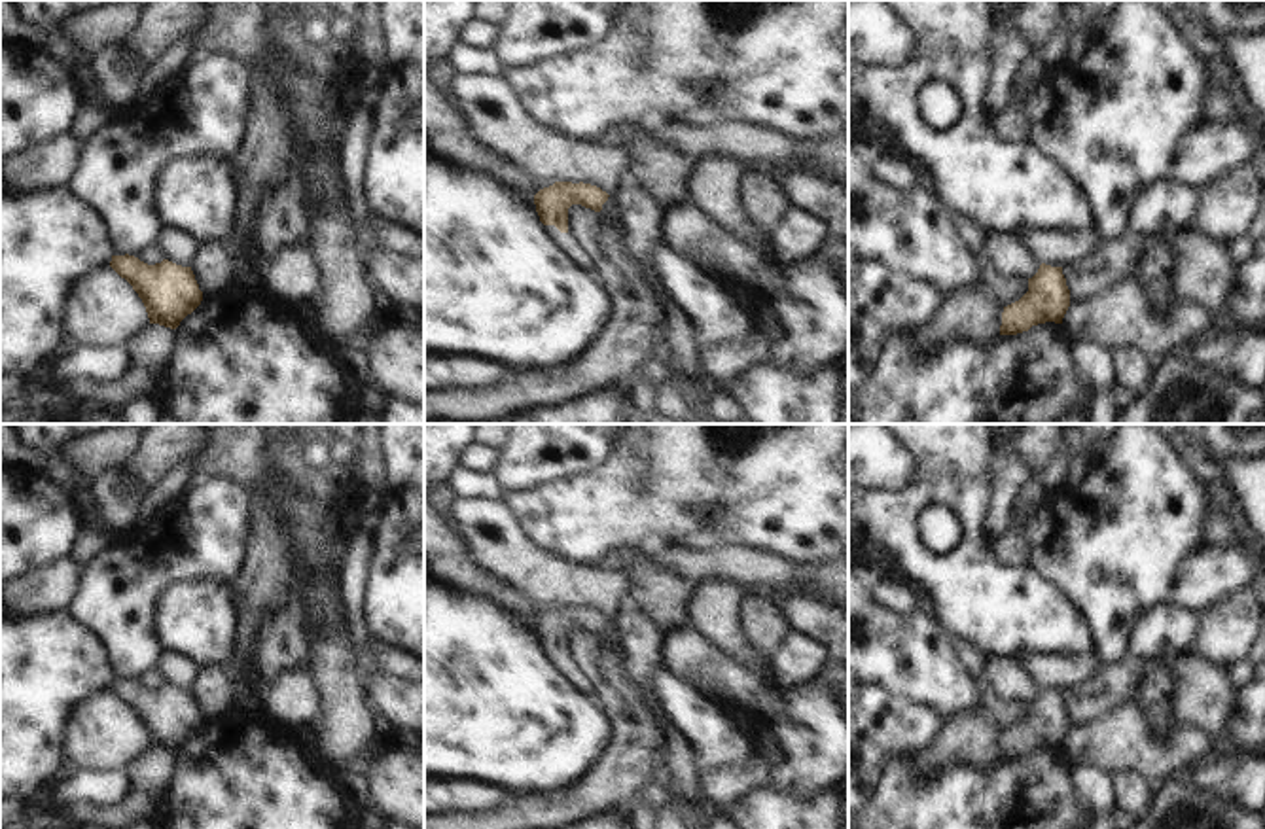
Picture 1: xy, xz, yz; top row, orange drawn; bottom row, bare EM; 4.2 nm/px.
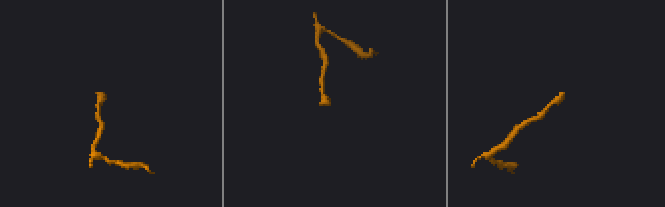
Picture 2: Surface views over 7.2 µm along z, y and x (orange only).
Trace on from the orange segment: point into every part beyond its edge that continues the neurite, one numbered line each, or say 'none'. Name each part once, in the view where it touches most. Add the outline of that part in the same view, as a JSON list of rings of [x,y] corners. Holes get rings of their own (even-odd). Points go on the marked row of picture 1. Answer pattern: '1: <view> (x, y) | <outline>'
1: xz (563, 241) | [[[547,225],[547,229],[551,233],[555,246],[561,248],[562,254],[568,256],[572,263],[576,263],[581,271],[591,269],[589,257],[578,246],[570,233],[561,233],[555,225]]]

